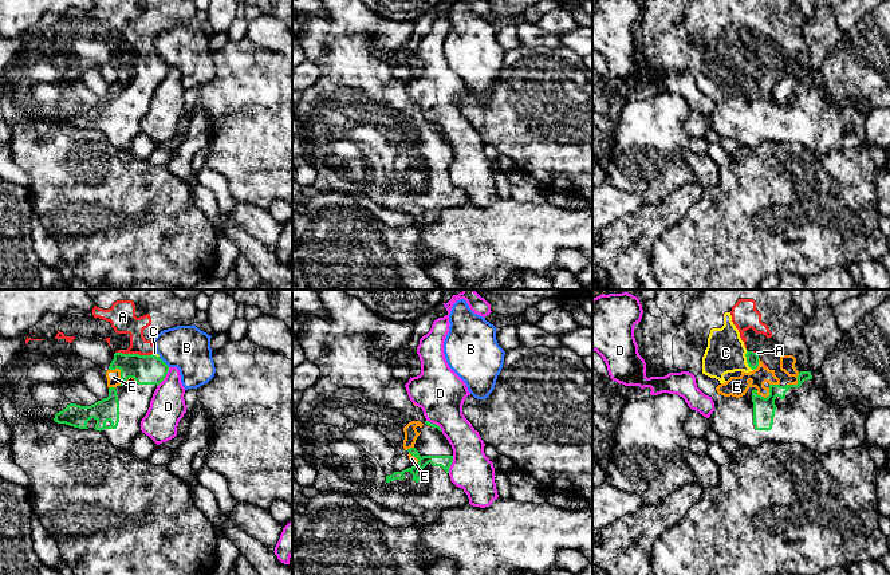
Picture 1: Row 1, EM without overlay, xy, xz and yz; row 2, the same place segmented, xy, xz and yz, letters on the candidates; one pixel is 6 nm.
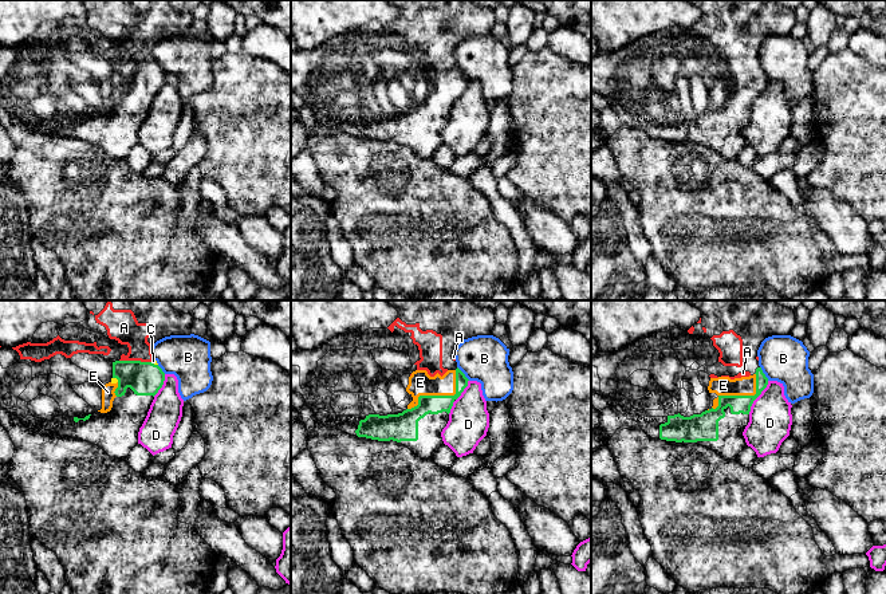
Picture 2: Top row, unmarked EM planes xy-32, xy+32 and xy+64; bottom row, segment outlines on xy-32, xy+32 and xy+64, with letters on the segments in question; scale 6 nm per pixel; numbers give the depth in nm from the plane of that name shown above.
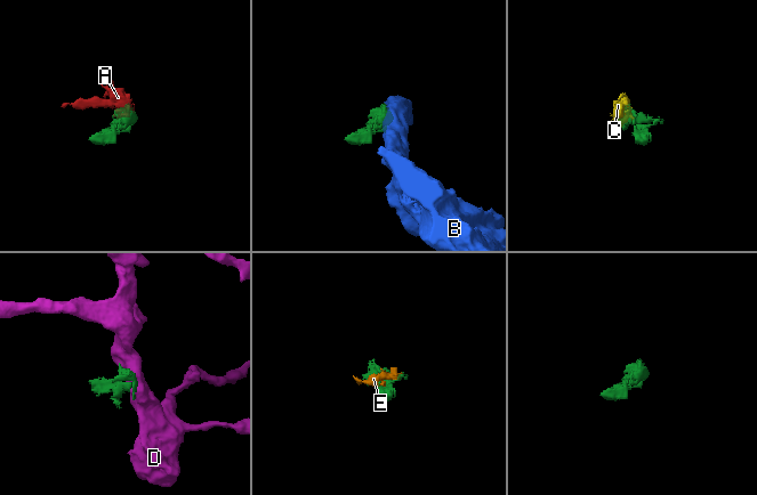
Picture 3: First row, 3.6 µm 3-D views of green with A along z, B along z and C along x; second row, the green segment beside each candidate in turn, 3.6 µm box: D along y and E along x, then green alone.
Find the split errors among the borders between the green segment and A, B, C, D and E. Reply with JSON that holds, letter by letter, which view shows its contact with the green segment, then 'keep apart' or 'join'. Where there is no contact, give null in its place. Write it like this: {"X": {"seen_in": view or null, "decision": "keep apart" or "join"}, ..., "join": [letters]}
{"A": {"seen_in": "xy", "decision": "join"}, "B": {"seen_in": "xy", "decision": "keep apart"}, "C": {"seen_in": "yz", "decision": "join"}, "D": {"seen_in": "xy", "decision": "keep apart"}, "E": {"seen_in": "xy", "decision": "join"}, "join": ["A", "C", "E"]}

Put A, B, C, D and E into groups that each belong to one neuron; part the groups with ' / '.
A C E / B / D

